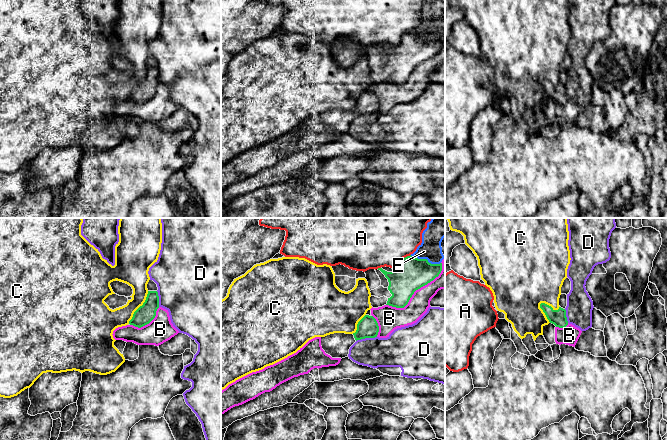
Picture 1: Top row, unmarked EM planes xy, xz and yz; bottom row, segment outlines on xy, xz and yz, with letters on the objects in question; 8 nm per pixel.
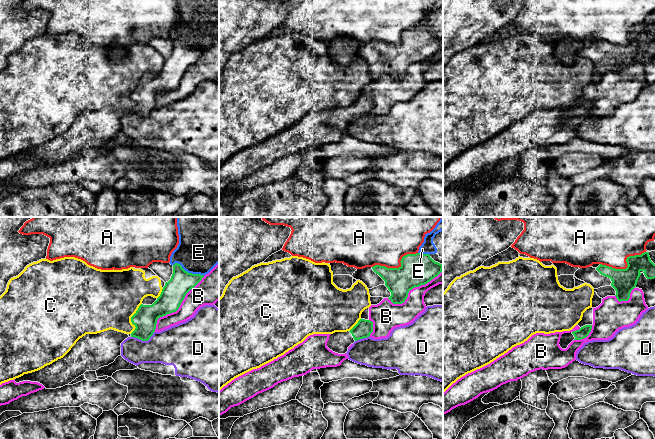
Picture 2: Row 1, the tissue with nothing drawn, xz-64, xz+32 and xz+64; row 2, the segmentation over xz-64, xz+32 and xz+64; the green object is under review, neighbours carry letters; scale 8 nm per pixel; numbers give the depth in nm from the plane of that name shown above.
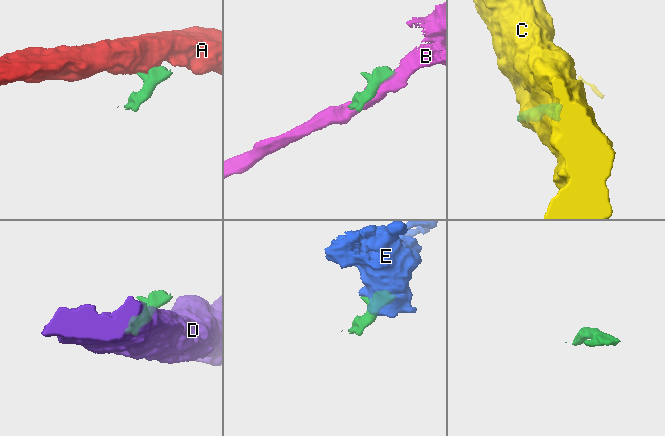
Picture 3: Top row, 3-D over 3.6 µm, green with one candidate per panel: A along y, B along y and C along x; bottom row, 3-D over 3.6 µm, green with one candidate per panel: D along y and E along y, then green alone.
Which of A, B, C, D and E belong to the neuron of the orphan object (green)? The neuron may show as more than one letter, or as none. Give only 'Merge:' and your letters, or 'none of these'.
Merge: none of these

